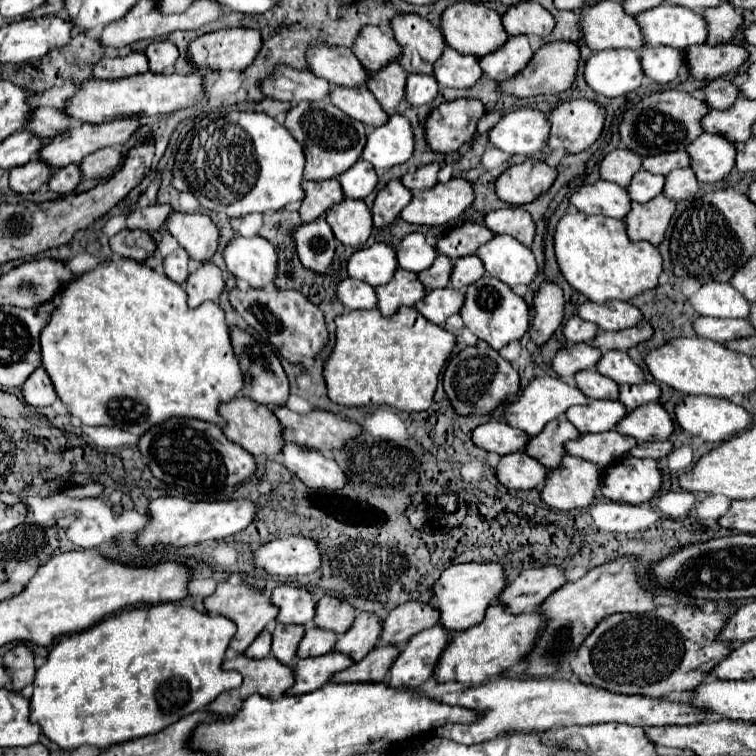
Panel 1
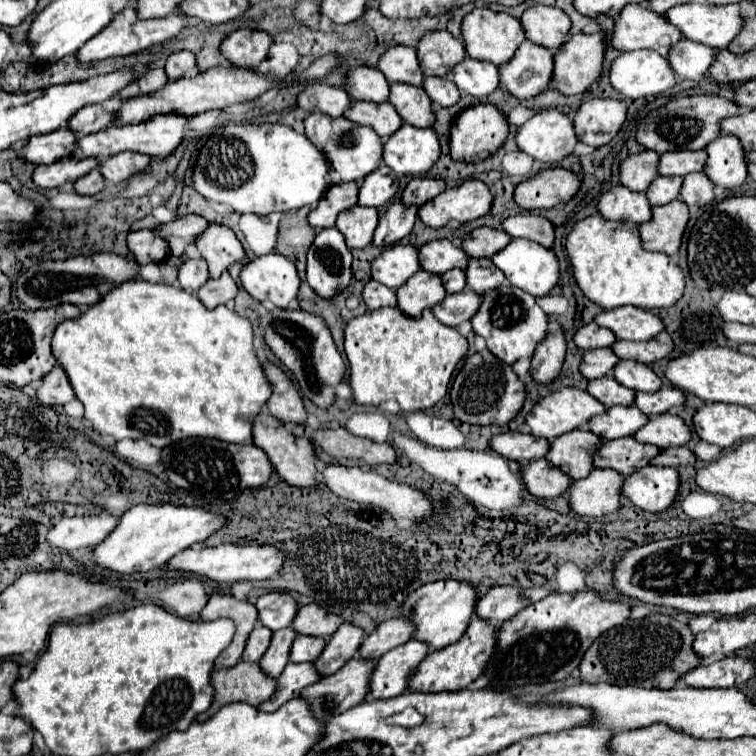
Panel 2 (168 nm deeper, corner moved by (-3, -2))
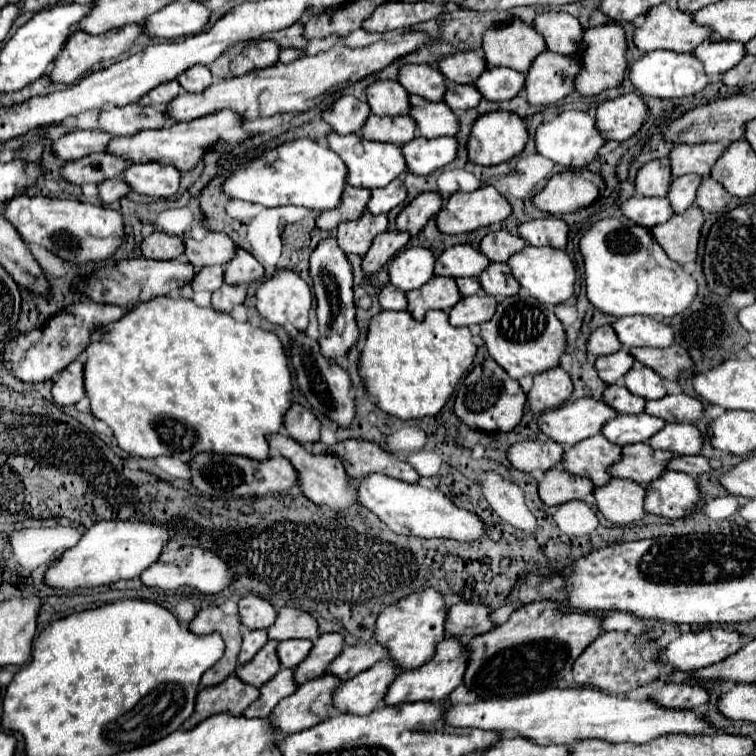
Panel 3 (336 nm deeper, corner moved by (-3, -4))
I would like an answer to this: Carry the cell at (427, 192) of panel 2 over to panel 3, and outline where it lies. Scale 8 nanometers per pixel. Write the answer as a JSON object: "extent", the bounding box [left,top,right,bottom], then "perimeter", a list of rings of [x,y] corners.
{"extent":[396,193,442,237],"perimeter":[[[422,193],[396,217],[396,231],[406,231],[410,233],[410,237],[416,237],[424,229],[428,219],[436,217],[440,209],[442,199],[438,193]]]}

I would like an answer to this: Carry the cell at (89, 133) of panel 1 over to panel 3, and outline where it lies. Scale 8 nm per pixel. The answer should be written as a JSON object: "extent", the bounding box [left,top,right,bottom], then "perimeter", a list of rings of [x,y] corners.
{"extent":[108,109,252,171],"perimeter":[[[224,109],[194,121],[180,121],[164,129],[154,129],[154,131],[140,131],[132,137],[114,137],[108,145],[108,153],[132,159],[134,163],[148,163],[148,161],[158,161],[164,165],[174,165],[180,171],[190,171],[194,169],[204,155],[218,143],[244,143],[250,139],[252,133],[242,129],[242,117],[238,117],[234,111]]]}

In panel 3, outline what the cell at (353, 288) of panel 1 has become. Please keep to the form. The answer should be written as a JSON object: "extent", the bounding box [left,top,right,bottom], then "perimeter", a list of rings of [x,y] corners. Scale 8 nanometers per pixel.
{"extent":[378,285,408,309],"perimeter":[[[386,285],[378,299],[380,299],[382,309],[406,309],[406,305],[408,305],[406,293],[394,285]]]}

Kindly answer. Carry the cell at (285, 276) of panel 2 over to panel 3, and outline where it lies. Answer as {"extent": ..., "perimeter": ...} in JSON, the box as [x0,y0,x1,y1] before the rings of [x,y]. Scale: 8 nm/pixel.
{"extent":[256,271,312,331],"perimeter":[[[278,271],[256,291],[258,313],[274,325],[290,323],[298,331],[308,329],[312,293],[304,279],[294,271]]]}

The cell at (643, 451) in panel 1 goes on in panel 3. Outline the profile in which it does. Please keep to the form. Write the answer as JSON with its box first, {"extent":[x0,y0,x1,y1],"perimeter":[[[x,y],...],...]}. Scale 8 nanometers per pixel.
{"extent":[668,455,712,477],"perimeter":[[[676,455],[676,457],[670,461],[668,469],[672,469],[672,471],[682,471],[682,473],[688,473],[688,475],[692,475],[692,477],[698,477],[698,475],[702,475],[702,473],[712,471],[710,461],[708,461],[706,457],[702,457],[702,455],[698,455],[698,457],[682,457],[682,455]]]}

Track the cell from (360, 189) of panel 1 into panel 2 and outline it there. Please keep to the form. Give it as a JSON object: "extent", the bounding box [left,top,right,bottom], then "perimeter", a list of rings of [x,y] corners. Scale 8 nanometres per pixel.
{"extent":[358,165,398,207],"perimeter":[[[380,165],[374,173],[370,173],[370,177],[366,177],[360,183],[358,205],[380,207],[386,201],[390,201],[396,191],[398,191],[398,175],[390,167]]]}

